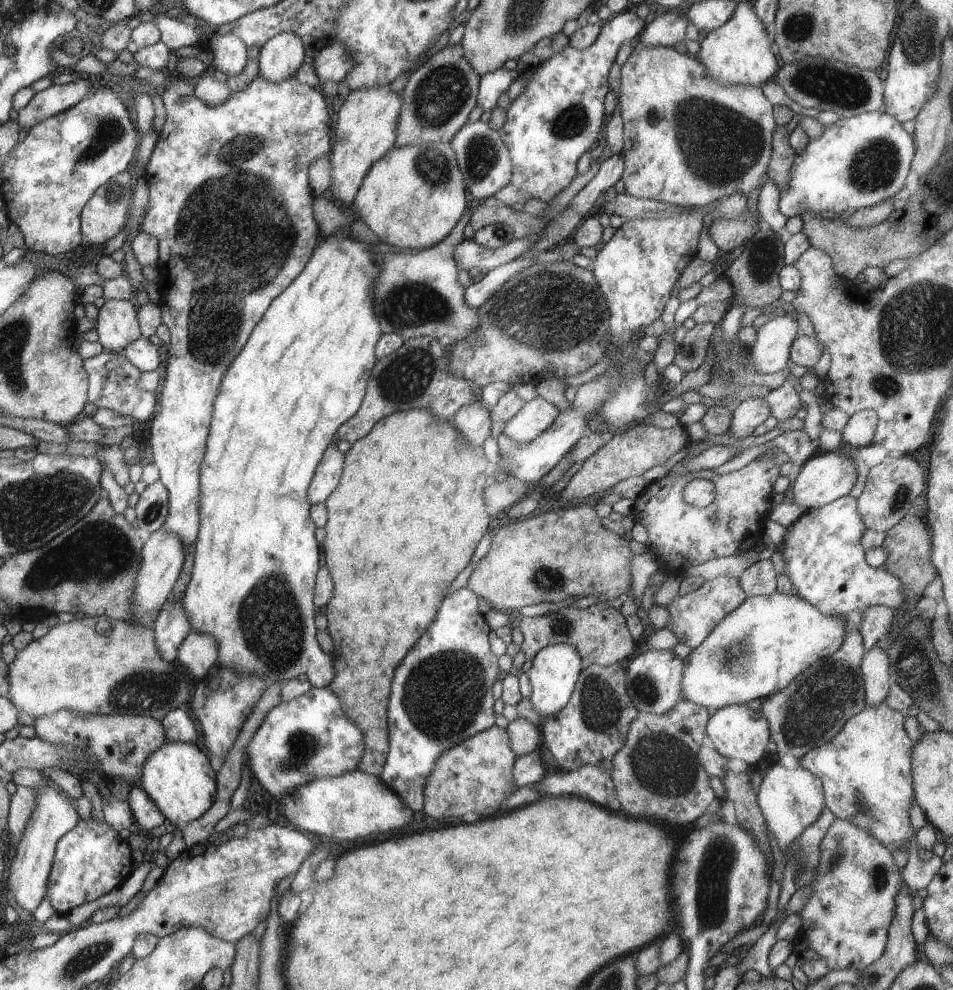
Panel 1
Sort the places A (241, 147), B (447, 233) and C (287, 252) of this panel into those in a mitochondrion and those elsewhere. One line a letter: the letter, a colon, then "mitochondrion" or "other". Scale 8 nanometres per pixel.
A: mitochondrion
B: other
C: mitochondrion

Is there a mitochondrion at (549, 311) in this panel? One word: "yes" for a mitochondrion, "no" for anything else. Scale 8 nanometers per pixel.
yes

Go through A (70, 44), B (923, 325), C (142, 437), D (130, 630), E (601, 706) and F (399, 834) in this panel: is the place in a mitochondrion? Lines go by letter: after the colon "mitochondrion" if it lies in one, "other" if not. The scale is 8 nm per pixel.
A: mitochondrion
B: mitochondrion
C: other
D: other
E: mitochondrion
F: other

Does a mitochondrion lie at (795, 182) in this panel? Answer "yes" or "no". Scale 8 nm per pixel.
no

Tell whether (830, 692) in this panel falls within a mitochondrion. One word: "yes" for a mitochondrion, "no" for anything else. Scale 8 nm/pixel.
yes

